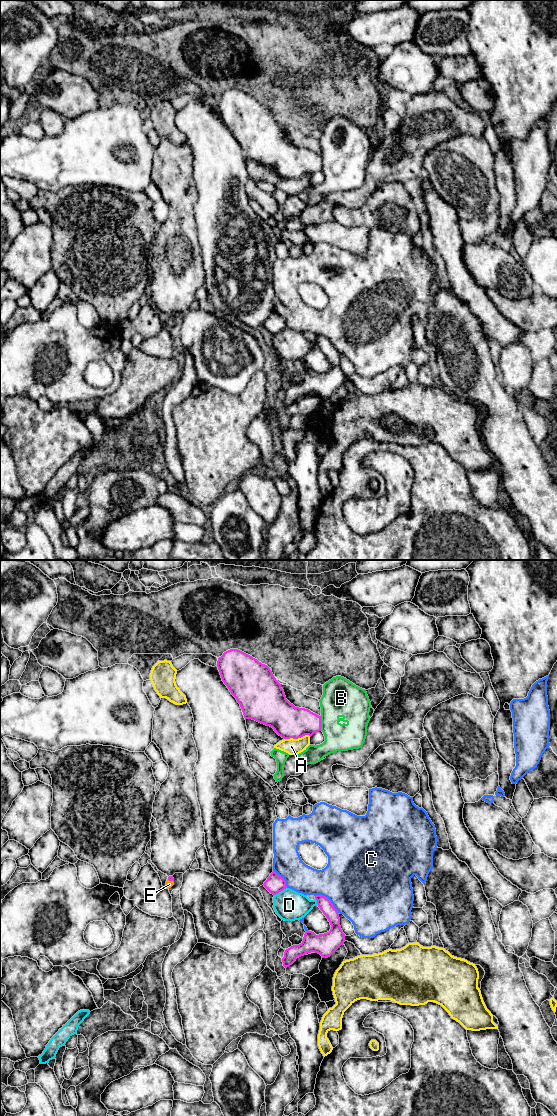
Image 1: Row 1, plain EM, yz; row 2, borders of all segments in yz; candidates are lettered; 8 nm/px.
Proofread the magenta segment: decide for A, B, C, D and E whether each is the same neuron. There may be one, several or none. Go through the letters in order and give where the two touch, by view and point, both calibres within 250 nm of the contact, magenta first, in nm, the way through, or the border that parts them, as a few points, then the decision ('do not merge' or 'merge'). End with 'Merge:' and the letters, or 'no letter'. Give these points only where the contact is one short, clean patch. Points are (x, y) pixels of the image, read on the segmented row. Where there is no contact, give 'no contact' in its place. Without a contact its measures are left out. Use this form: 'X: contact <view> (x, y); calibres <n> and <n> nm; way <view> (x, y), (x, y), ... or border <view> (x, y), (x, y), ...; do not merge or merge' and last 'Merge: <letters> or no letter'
A: contact yz (297, 738); calibres 260 and 130 nm; do not merge
B: contact yz (320, 723); calibres 260 and 280 nm; do not merge
C: contact yz (329, 900); calibres 110 and 500 nm; do not merge
D: contact yz (280, 891); calibres 150 and 240 nm; do not merge
E: contact yz (170, 880); calibres 50 and 60 nm; way yz (170, 878), (170, 880), (169, 884); merge
Merge: E

